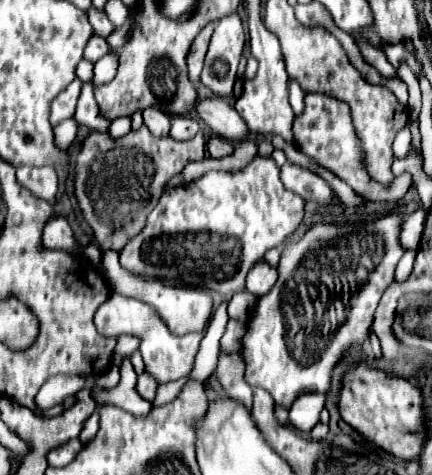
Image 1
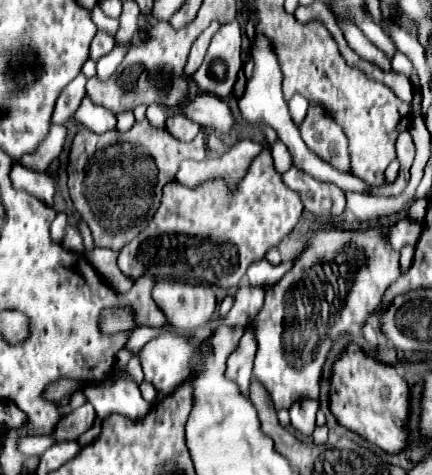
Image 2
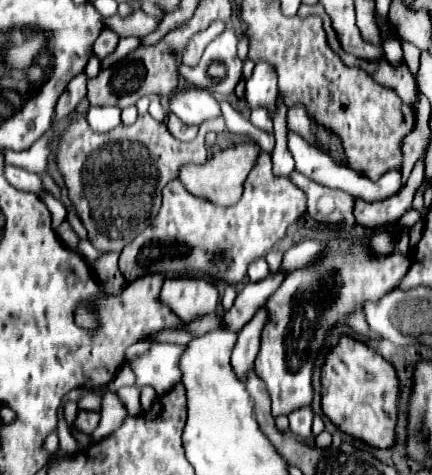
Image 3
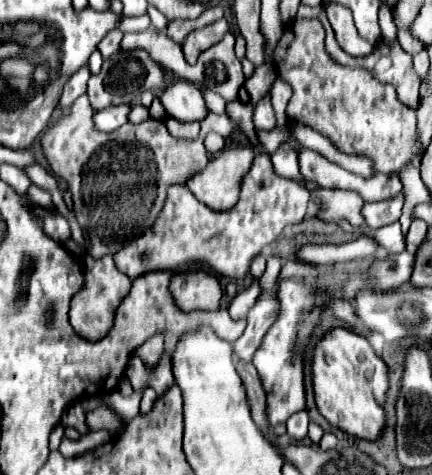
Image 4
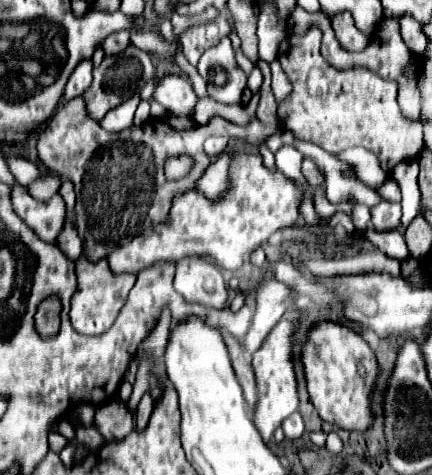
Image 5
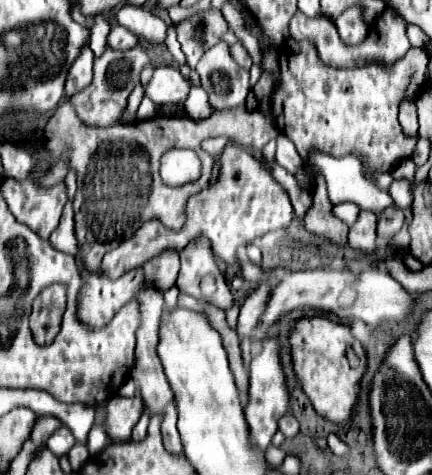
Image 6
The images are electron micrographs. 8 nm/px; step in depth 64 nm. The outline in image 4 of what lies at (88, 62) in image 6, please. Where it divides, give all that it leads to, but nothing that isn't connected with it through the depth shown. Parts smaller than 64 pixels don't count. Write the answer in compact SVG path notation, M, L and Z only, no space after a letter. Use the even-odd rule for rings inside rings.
M86 66L80 68L80 72L72 74L72 78L68 80L68 84L64 86L64 94L60 98L60 106L68 108L68 104L72 104L72 100L76 100L78 96L82 96L86 92L86 82L90 78L90 70Z

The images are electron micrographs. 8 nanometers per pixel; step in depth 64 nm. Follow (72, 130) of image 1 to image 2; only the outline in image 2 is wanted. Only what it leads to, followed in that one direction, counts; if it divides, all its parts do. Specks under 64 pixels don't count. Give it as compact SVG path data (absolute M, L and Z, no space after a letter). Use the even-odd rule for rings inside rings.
M64 126L50 128L48 136L40 142L40 146L32 154L22 156L18 162L26 168L36 170L36 172L44 172L48 168L48 164L60 154L60 150L64 146L64 140L66 140L66 128Z

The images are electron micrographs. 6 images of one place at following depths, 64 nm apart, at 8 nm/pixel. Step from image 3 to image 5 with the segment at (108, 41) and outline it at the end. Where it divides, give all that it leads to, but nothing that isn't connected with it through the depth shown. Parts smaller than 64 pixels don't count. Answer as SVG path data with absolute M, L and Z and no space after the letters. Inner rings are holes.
M124 30L112 32L102 40L102 48L106 54L108 52L124 52L124 48L128 48L128 46L130 46L130 32L124 32Z

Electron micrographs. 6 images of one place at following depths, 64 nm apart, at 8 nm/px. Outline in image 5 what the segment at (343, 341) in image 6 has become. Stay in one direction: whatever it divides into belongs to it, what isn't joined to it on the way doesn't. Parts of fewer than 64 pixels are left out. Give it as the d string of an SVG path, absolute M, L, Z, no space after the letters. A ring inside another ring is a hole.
M338 322L314 324L302 346L302 368L310 400L322 420L344 430L370 428L370 390L378 364L372 348L352 328Z

